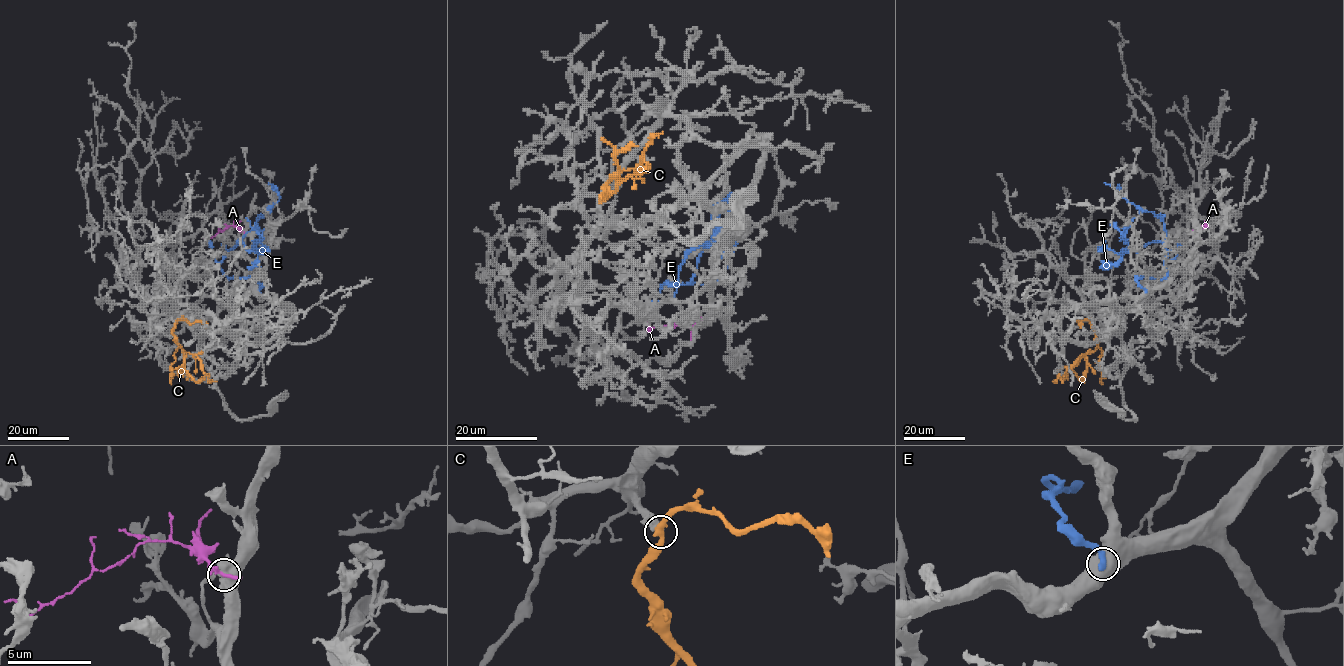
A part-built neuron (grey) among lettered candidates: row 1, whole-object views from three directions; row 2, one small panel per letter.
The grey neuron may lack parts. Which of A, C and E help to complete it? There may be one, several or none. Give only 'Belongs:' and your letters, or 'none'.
Belongs: C

